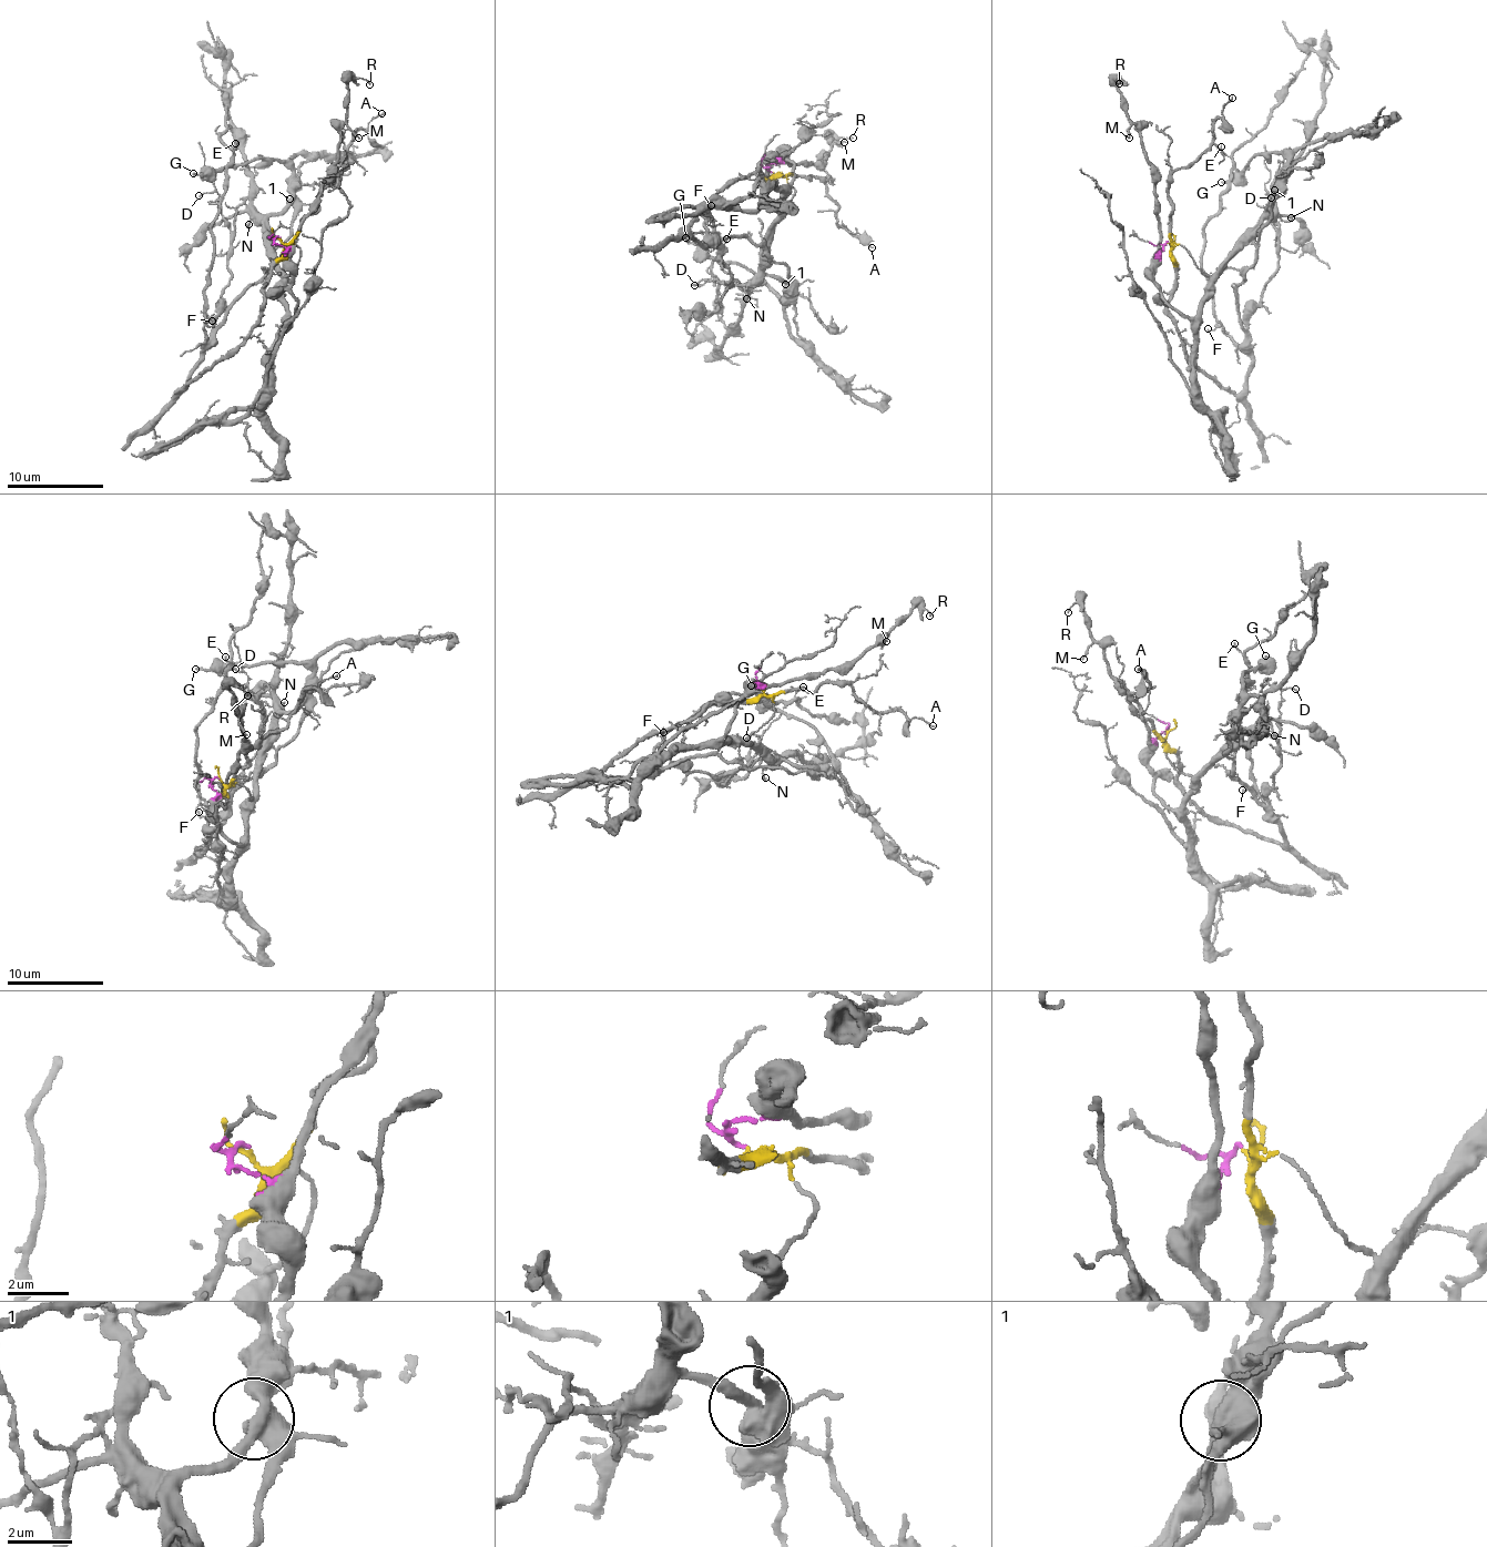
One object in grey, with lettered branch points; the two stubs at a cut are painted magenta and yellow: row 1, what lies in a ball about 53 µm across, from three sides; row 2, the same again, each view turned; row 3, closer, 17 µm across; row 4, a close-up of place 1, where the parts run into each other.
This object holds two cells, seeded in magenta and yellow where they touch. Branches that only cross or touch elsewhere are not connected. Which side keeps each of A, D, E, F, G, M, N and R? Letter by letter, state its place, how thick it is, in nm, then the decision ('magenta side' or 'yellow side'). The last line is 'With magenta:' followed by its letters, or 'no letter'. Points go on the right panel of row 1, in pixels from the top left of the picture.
A: (1232, 98) | 110 nm | yellow side
D: (1271, 197) | 100 nm | yellow side
E: (1221, 146) | 120 nm | yellow side
F: (1208, 328) | 110 nm | yellow side
G: (1221, 182) | 160 nm | magenta side
M: (1129, 138) | 170 nm | magenta side
N: (1291, 217) | 160 nm | magenta side
R: (1119, 83) | 110 nm | magenta side
With magenta: G, M, N, R

